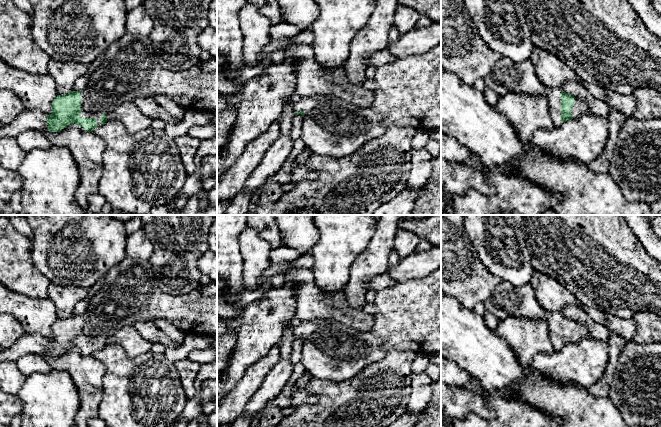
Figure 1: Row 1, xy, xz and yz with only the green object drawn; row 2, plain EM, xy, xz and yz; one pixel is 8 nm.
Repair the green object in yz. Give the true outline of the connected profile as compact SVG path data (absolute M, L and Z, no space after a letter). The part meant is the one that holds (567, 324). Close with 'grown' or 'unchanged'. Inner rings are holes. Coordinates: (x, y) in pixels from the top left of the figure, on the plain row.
M560 312L548 313L546 322L554 352L560 352L567 344L579 342L591 336L585 325L565 317Z | grown

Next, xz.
M441 267L424 278L398 282L392 287L376 292L373 303L376 307L376 312L372 315L374 325L368 332L355 330L335 320L295 322L295 339L305 340L301 363L306 372L315 379L341 382L353 378L370 364L383 359L391 350L410 350L427 355L441 354Z | grown

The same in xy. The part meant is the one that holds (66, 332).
M126 255L121 263L111 268L104 276L104 282L91 298L86 311L58 319L52 325L52 337L46 339L40 334L24 333L7 350L0 351L0 362L16 362L27 354L59 356L71 348L77 348L83 355L93 355L107 345L106 339L125 326L134 326L138 321L167 320L185 335L200 335L217 338L217 282L199 285L184 295L168 294L160 290L155 282L149 260Z | grown

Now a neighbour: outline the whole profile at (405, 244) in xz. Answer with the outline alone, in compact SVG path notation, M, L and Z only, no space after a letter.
M398 229L394 242L394 249L397 251L400 258L407 257L416 251L416 247L420 238L403 229Z

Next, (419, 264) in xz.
M441 245L433 246L427 251L415 251L399 259L394 267L389 267L389 274L397 282L409 279L421 279L441 267Z

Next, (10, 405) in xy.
M0 388L0 427L10 427L13 417L21 414L23 407L18 395L9 394Z

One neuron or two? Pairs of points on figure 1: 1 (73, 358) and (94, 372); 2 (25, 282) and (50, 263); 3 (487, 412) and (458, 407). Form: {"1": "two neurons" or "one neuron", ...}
{"1": "one neuron", "2": "two neurons", "3": "one neuron"}

